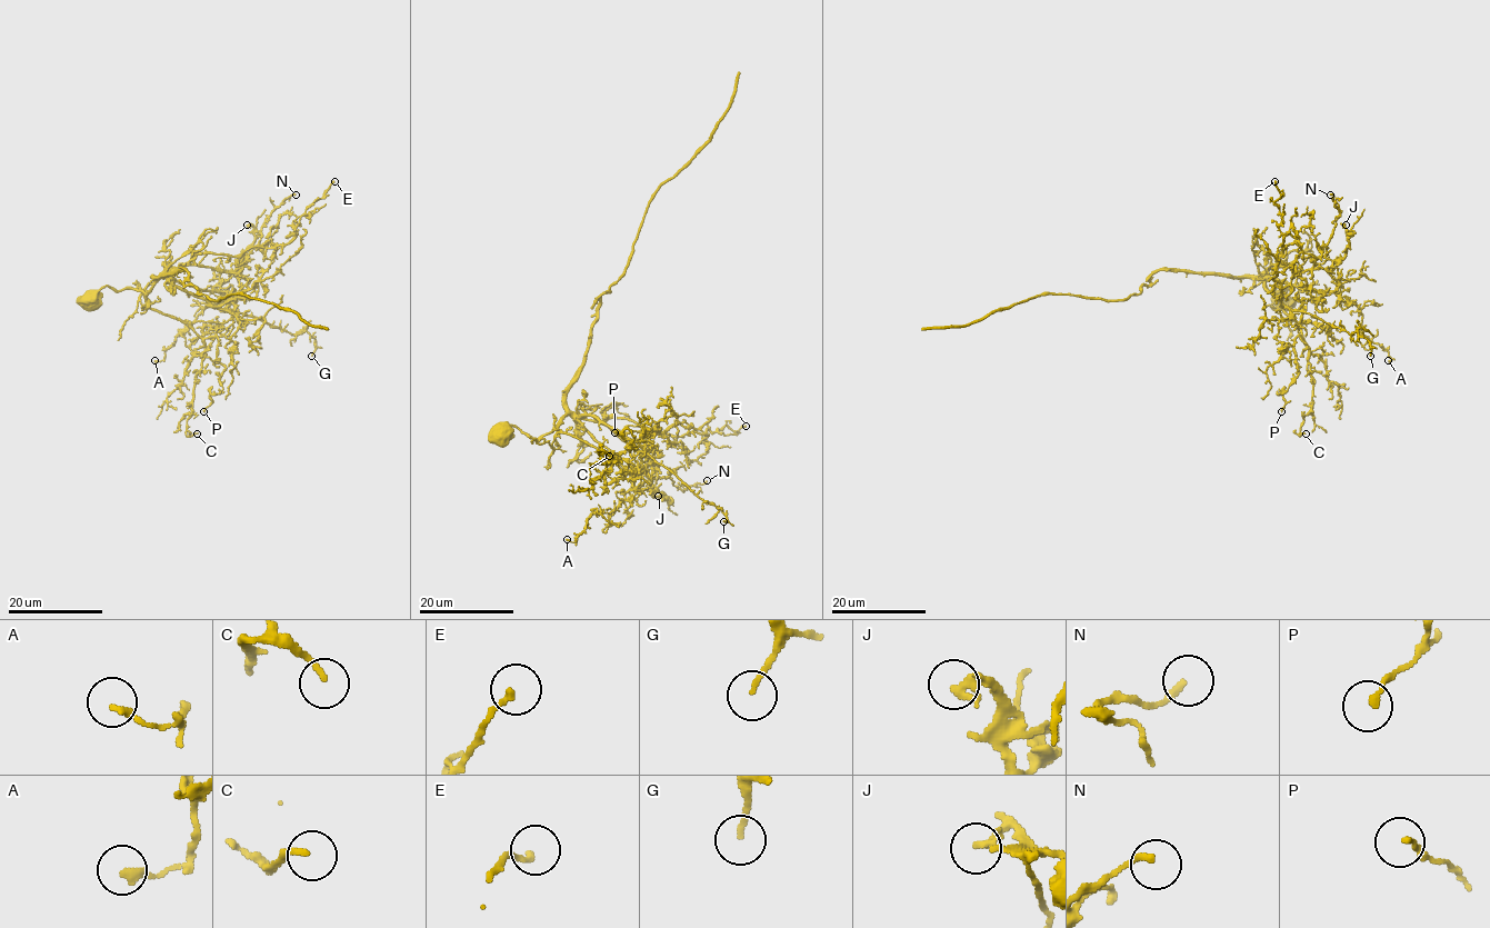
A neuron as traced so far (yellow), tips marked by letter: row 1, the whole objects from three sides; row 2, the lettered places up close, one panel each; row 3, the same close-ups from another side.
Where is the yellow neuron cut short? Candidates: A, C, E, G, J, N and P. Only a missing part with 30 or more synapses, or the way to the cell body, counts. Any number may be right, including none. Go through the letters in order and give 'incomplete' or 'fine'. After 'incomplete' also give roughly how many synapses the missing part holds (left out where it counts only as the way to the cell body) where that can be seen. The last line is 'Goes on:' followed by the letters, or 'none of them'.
A: fine
C: fine
E: fine
G: fine
J: fine
N: fine
P: fine
Goes on: none of them

